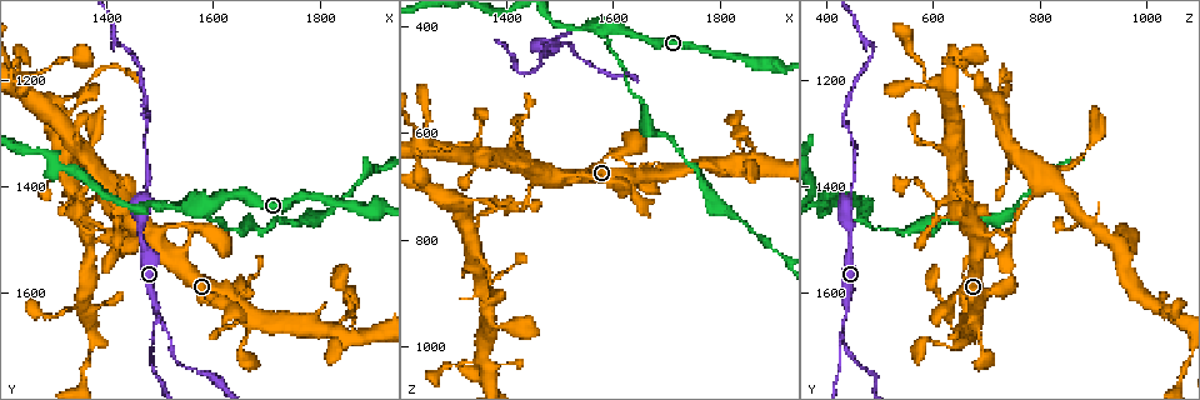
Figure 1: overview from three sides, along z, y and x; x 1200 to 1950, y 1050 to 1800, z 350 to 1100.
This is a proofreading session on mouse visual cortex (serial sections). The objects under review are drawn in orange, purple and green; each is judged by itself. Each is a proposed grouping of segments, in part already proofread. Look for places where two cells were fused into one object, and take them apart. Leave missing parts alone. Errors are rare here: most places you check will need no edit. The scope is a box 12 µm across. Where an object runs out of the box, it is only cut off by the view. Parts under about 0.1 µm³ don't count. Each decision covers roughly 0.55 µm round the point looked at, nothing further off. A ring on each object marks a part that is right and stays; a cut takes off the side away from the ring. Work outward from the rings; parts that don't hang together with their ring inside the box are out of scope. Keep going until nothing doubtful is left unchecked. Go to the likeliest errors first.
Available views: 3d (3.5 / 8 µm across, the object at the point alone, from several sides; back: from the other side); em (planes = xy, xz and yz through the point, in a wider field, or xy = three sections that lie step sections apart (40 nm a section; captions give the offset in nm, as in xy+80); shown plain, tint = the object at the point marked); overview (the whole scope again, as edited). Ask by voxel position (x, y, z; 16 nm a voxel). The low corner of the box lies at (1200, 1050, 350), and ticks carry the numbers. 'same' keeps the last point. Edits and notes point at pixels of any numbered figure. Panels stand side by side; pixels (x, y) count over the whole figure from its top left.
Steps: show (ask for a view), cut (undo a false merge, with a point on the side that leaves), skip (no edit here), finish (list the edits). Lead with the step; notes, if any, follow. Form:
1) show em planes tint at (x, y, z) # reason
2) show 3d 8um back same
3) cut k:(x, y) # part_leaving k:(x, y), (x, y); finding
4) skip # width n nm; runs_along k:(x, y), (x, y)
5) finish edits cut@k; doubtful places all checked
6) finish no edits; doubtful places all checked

show 3d 8um at (1500, 1640, 435) # side arm on a straight run

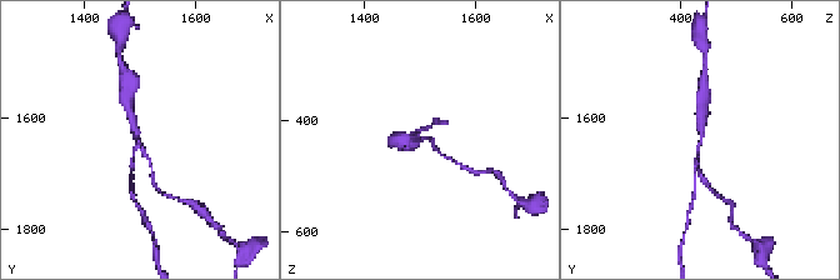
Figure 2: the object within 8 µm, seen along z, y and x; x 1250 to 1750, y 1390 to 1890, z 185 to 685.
show em xy step 2 tint at (1500, 1645, 440) # arms 3; arm_widths 100, 150, 250 nm

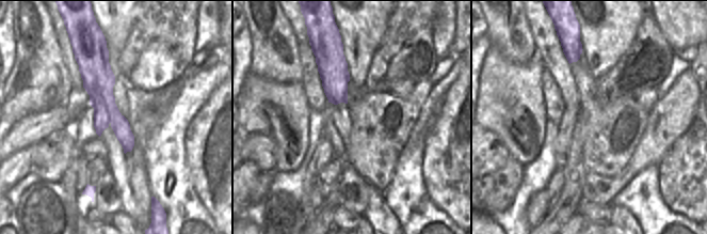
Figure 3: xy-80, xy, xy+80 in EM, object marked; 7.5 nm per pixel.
cut 2:(150, 164) # a second cell is stuck on

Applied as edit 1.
show 3d 8um at (1580, 1435, 400) # branch point

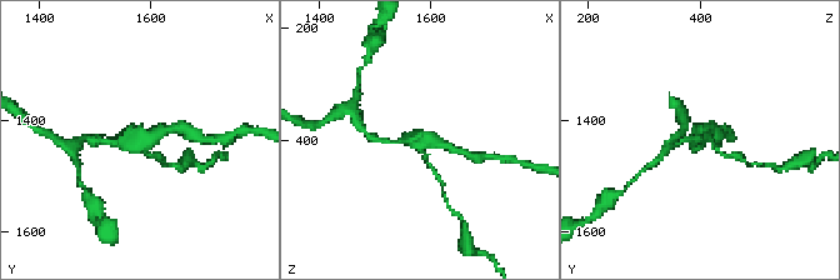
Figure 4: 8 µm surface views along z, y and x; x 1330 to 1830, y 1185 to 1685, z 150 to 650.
show 3d 3.5um at (1585, 1435, 395) # closer look

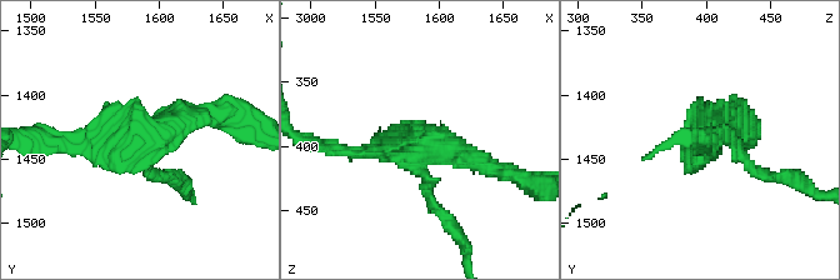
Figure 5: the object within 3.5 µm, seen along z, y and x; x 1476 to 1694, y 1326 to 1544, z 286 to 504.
show em xy step 3 tint at (1582, 1434, 398) # shape alone is not enough

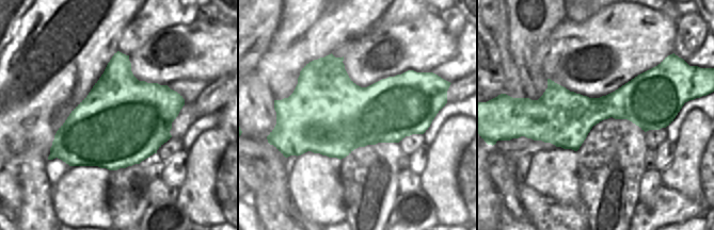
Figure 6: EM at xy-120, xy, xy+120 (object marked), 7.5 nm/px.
skip # width 600 nm; runs_along 5:(209, 114), (136, 136), (155, 175); all the same cell

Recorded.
show em planes tint at (1810, 1455, 750) # calibre changes

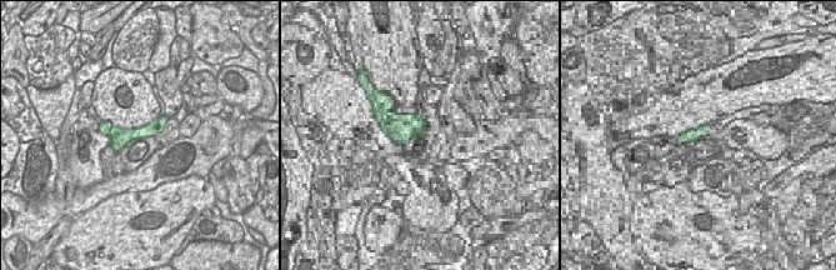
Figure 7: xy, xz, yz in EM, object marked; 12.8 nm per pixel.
show 3d 3.5um same # wider look

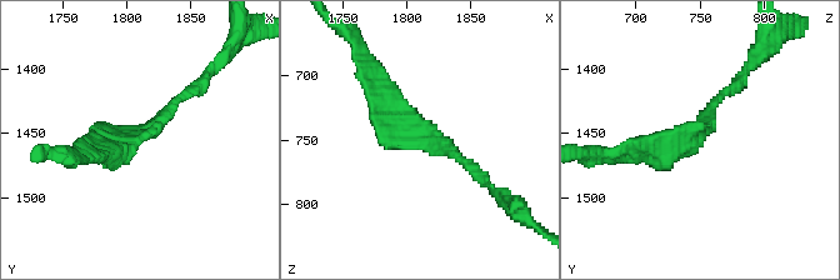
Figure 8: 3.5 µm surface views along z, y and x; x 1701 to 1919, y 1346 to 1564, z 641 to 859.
skip # runs_along 8:(374, 78), (398, 113), (481, 176); continuous, no second cell

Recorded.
finish edits cut@2; doubtful places all checked

